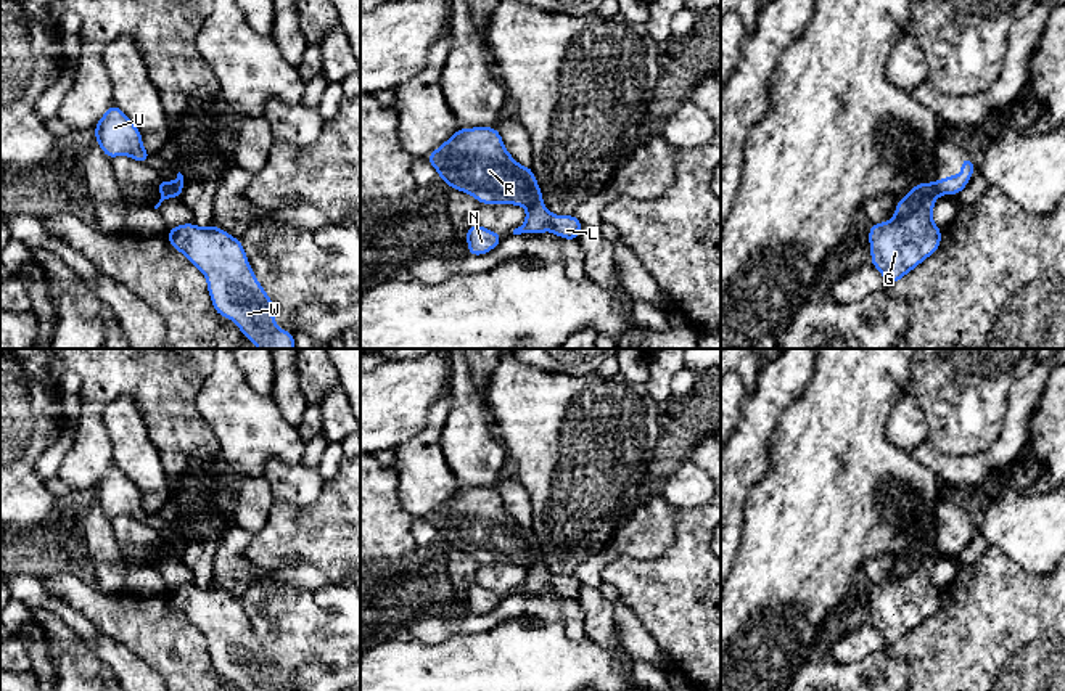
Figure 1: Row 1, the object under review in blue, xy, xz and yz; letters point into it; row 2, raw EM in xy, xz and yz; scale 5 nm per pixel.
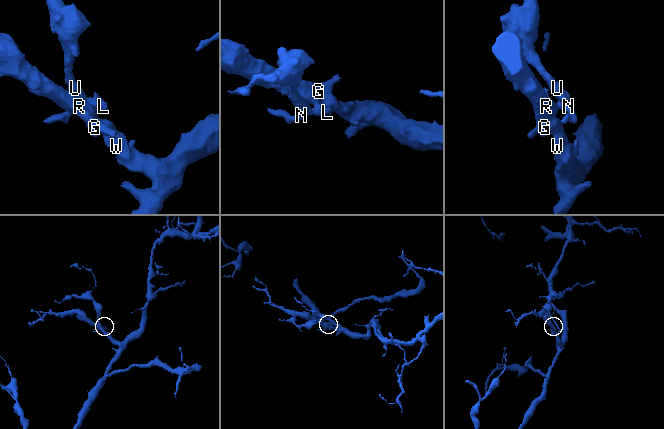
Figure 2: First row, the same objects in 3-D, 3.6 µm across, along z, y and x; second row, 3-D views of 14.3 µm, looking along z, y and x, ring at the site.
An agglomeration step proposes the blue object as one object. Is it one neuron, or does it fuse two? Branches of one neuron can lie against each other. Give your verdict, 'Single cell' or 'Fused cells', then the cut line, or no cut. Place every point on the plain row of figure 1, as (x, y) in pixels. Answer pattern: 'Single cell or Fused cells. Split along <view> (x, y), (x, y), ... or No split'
Fused cells. Split along xz (541, 561), (526, 568)

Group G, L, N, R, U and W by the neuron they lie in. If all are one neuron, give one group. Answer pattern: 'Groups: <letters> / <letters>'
Groups: G R W / L N U

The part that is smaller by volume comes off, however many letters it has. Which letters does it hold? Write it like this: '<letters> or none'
L, N, U

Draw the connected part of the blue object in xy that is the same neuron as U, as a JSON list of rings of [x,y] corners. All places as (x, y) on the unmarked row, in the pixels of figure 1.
[[[111,464],[98,480],[95,497],[109,519],[125,514],[138,522],[150,521],[151,514],[142,505],[140,490],[116,464]]]

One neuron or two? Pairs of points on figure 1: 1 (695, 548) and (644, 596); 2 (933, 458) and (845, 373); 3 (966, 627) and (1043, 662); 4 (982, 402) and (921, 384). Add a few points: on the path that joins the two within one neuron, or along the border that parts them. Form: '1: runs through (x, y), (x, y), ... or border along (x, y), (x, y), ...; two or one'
1: runs through (682, 561), (657, 587); one
2: border along (909, 453), (938, 479); two
3: runs through (985, 646), (1001, 662), (1023, 662); one
4: runs through (967, 392), (959, 384), (935, 384); one

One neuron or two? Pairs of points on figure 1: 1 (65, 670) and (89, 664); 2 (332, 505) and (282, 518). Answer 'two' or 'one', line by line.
1: two
2: one

